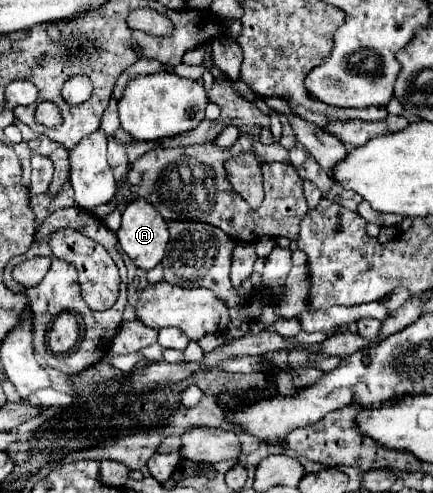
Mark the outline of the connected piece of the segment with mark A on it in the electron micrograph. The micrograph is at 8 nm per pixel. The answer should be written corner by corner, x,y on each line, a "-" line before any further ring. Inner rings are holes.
130,202
122,212
122,226
116,234
122,250
142,270
152,270
164,258
168,224
150,202

